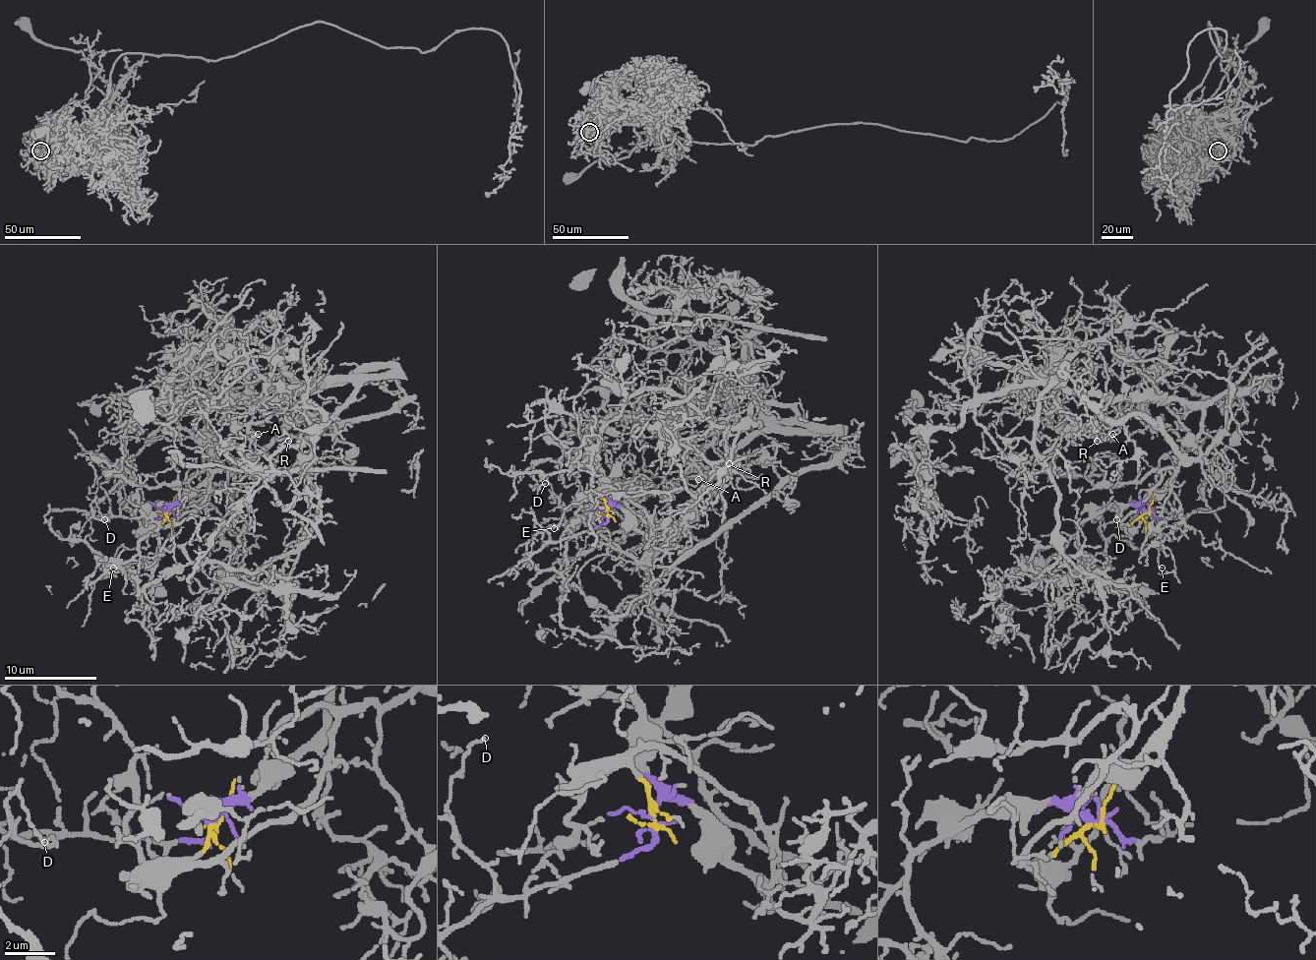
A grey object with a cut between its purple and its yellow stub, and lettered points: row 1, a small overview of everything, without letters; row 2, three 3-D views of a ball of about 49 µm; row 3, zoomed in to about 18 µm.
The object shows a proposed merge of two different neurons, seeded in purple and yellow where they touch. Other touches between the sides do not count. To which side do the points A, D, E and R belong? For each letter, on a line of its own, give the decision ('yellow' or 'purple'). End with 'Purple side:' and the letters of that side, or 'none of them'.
A: purple
D: purple
E: yellow
R: purple
Purple side: A, D, R

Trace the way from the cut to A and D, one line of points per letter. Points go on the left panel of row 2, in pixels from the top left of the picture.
A: (168, 512), (208, 476), (208, 442), (201, 434), (206, 411), (221, 399), (266, 399), (242, 423), (259, 434)
D: (168, 512), (152, 519), (99, 519), (90, 506), (92, 501), (104, 519)

